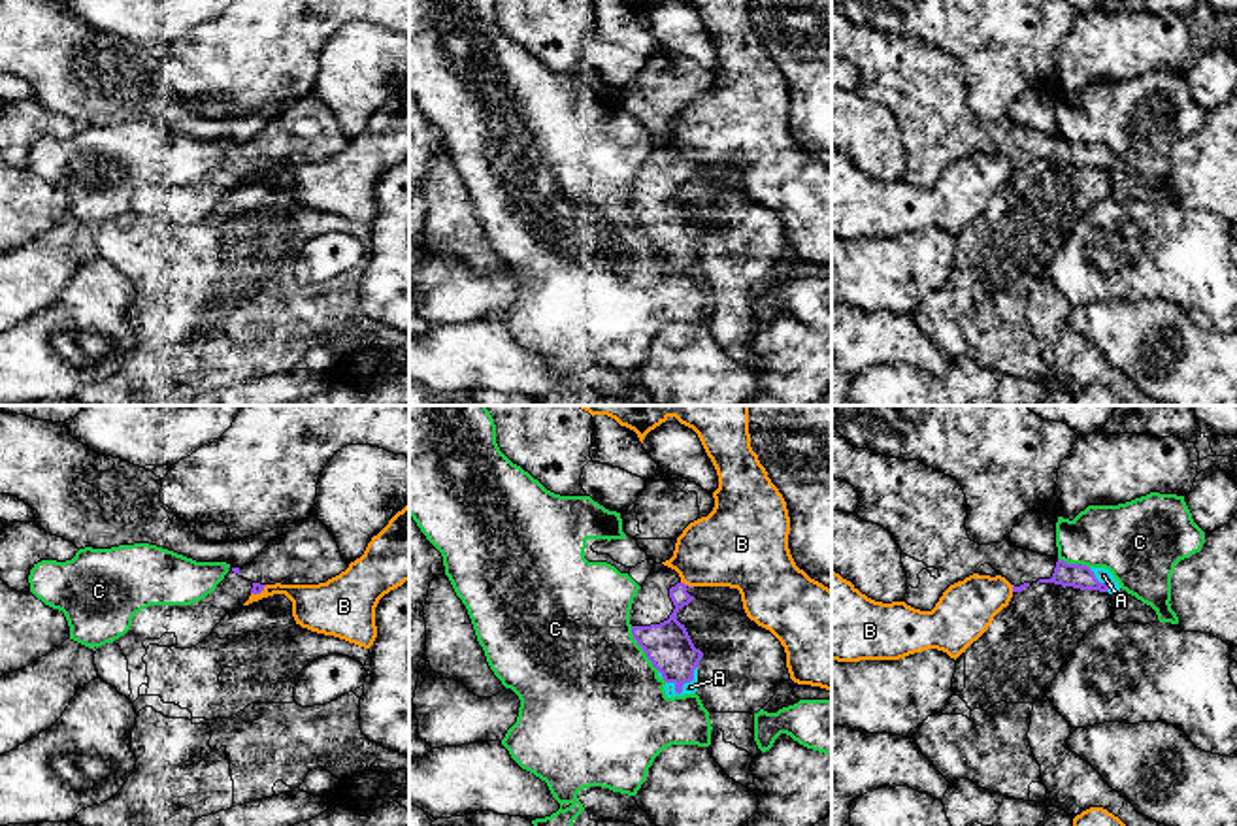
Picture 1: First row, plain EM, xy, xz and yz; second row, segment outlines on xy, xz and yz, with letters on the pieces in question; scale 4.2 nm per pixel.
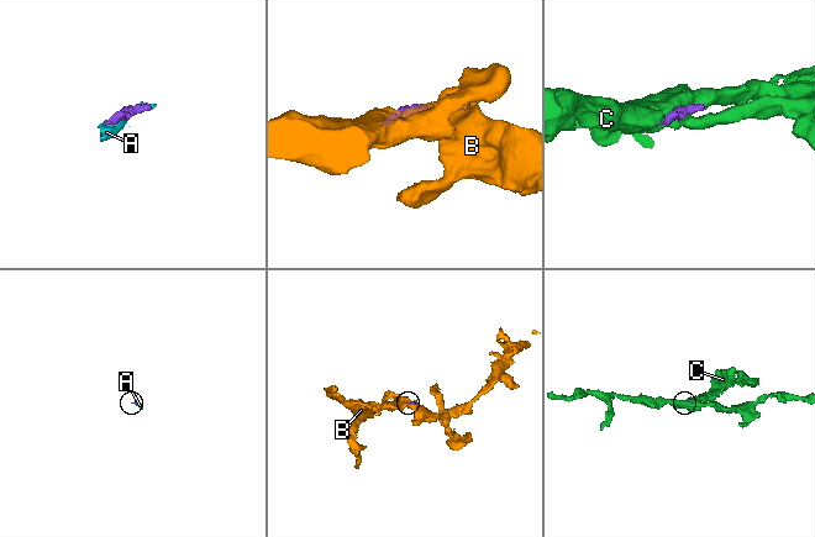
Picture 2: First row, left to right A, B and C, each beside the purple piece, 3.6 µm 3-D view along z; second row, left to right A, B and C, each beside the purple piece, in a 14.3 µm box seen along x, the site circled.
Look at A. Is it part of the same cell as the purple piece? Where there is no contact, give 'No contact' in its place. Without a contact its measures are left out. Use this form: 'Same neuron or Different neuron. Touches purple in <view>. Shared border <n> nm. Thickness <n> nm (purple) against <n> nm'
Same neuron. Touches purple in xz. Shared border 150 nm. Thickness 200 nm (purple) against 50 nm

